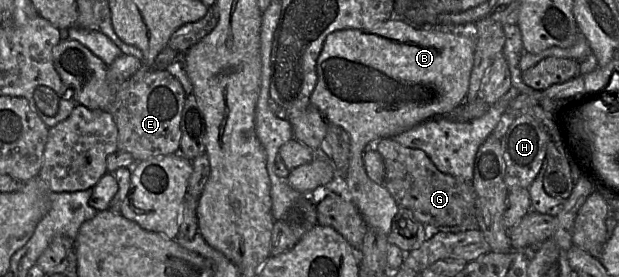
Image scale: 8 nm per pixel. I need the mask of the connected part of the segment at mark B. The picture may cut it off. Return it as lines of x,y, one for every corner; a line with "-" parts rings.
396,16
372,28
346,28
326,37
317,59
317,82
309,102
319,110
328,124
339,126
349,134
350,157
344,192
368,228
387,236
399,206
383,183
376,183
367,176
363,163
365,149
381,138
395,137
460,105
468,93
474,52
475,38
469,30
422,28

